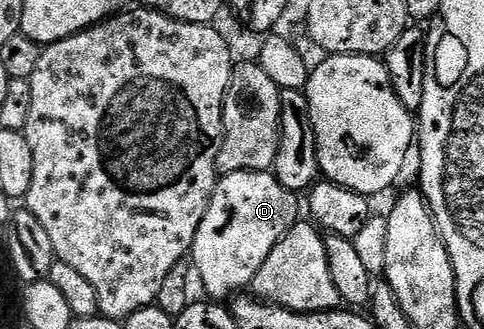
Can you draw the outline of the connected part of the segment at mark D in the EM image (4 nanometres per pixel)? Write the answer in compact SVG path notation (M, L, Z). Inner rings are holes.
M246 170L222 175L215 183L215 191L209 200L209 208L197 228L197 236L191 245L190 261L194 273L203 281L210 297L215 300L227 300L244 286L250 287L251 281L257 276L261 264L273 252L273 248L287 235L292 226L301 218L301 202L297 199L296 191L286 190L275 179L274 173L266 170Z

